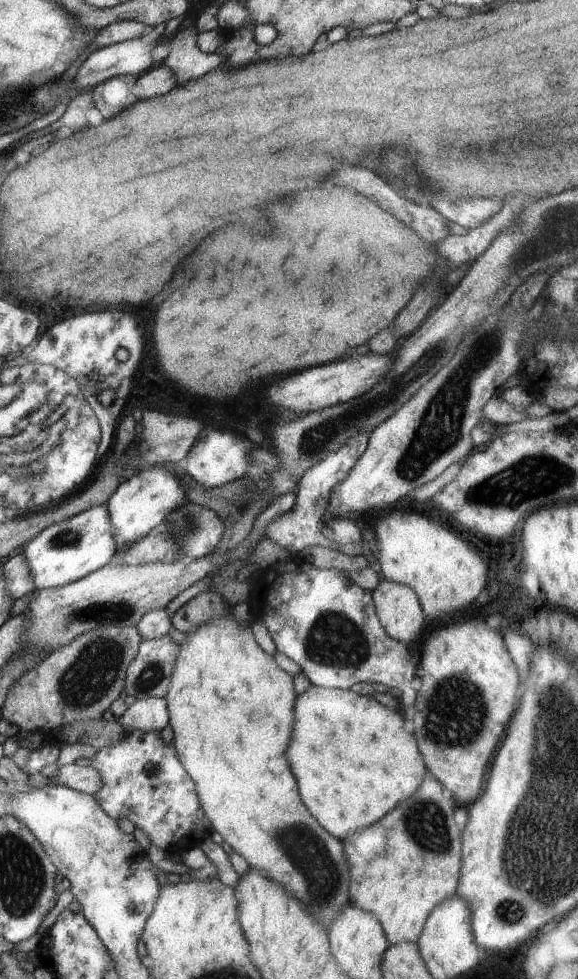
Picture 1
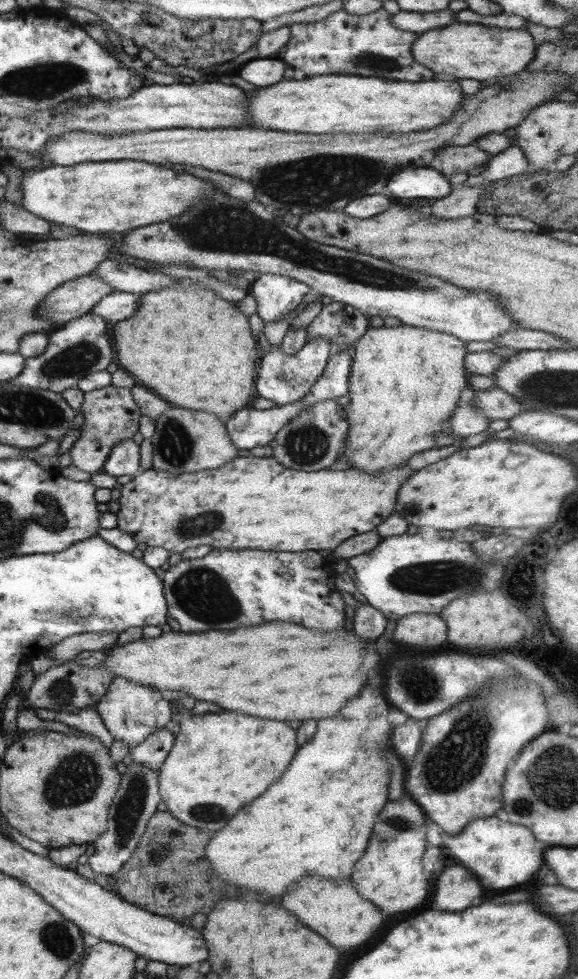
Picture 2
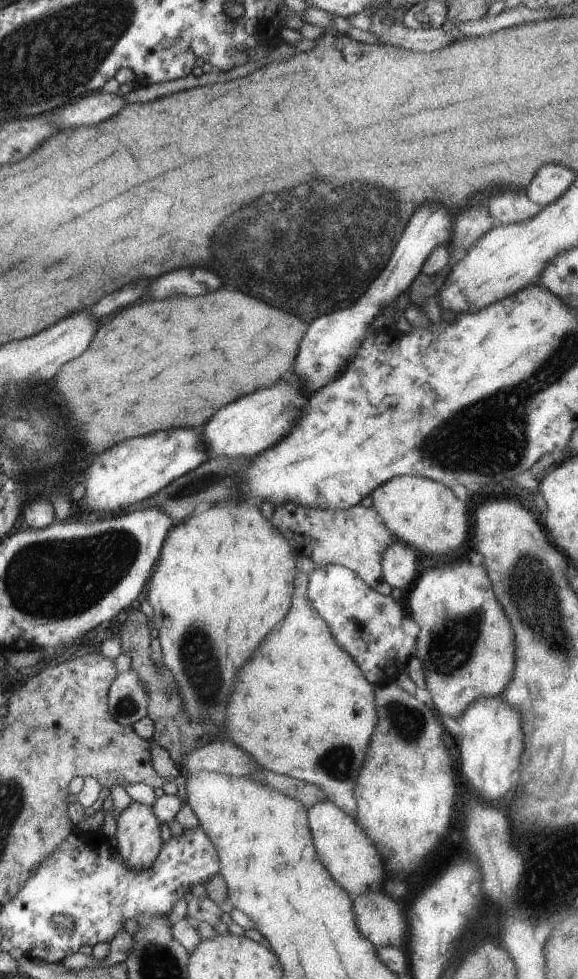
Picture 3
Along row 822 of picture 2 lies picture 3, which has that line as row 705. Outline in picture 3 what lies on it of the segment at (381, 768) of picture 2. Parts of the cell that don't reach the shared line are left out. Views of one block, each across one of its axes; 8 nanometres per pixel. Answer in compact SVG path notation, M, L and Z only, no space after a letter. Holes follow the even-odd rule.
M297 570L293 599L284 622L268 634L252 660L240 668L240 674L236 674L224 728L262 768L318 784L324 788L322 793L329 801L354 817L357 812L354 796L357 776L367 759L370 736L376 728L375 685L368 682L352 656L335 641L326 621L313 609L307 590L308 575Z

